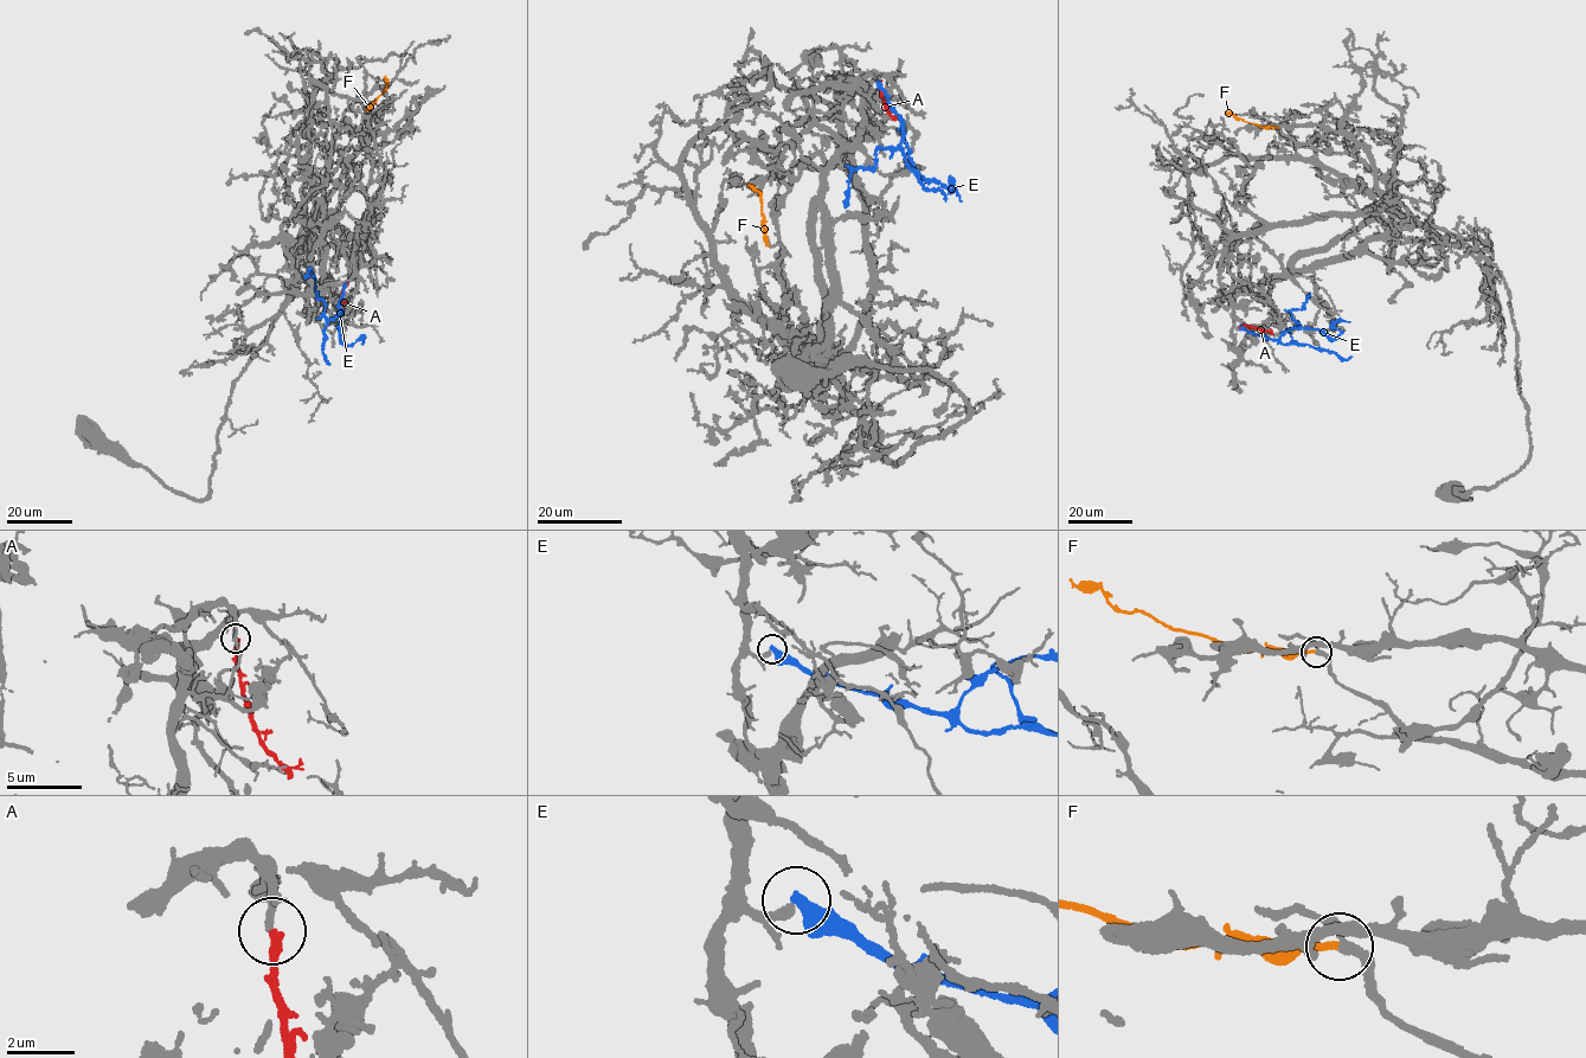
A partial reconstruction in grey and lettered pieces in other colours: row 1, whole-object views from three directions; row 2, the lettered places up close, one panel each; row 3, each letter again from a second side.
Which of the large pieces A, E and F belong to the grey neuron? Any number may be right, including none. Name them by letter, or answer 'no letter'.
A, F

